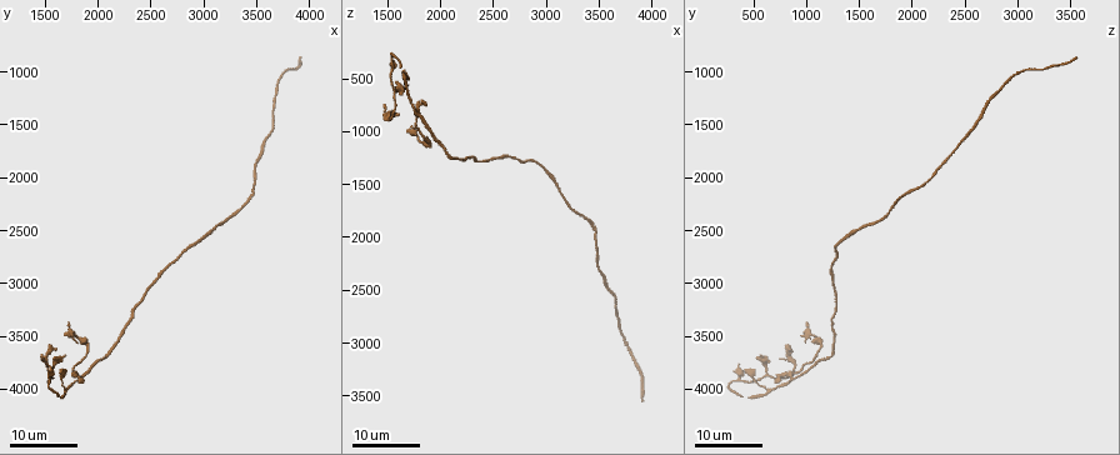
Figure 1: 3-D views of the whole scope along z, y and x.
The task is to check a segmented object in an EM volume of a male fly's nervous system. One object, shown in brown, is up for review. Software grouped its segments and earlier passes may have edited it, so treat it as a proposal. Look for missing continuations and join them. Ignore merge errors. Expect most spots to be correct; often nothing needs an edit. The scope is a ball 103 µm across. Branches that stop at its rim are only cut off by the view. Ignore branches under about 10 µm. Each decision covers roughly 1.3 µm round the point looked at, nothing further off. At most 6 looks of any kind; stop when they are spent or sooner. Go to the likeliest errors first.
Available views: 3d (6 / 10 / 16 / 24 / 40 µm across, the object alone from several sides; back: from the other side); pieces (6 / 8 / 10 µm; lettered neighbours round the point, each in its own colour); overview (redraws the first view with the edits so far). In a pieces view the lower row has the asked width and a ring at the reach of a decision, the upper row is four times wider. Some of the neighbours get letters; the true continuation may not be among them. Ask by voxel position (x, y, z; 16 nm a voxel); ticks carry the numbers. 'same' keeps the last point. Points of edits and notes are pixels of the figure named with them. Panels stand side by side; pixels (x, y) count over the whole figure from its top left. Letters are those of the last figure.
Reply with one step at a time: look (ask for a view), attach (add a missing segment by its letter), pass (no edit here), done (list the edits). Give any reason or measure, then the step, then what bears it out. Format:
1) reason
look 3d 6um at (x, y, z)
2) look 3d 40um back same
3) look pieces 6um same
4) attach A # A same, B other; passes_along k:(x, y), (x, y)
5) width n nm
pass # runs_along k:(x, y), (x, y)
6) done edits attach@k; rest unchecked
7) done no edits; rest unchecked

long arm stops here
look 3d 16um at (1520, 3600, 800)

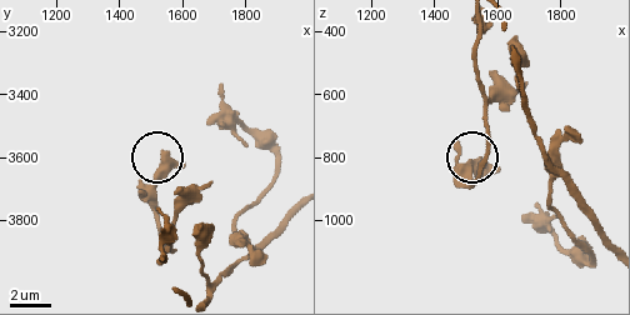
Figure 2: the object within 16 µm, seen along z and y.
look pieces 8um same

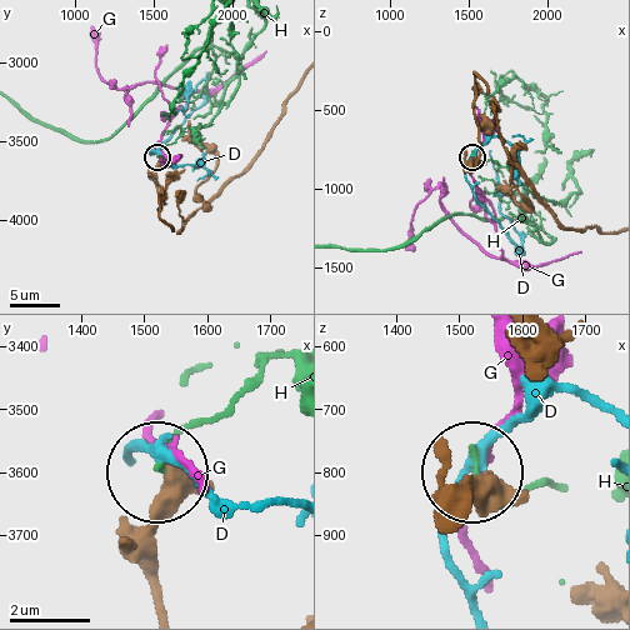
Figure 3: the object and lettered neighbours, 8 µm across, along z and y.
pass # D other, G other, H other; runs_along 3:(164, 609), (153, 509), (164, 471); no lettered segment goes on from it

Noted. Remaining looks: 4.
branch stops here
look 3d 16um at (1740, 3400, 1000)

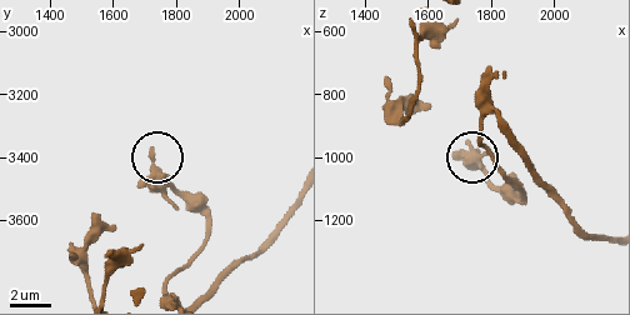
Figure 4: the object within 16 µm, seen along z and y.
look 3d 10um same

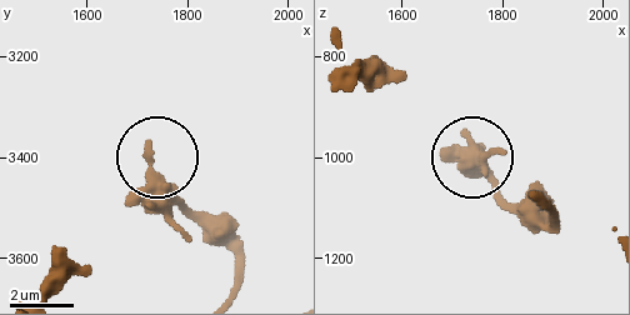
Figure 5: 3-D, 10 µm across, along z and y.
look pieces 6um same

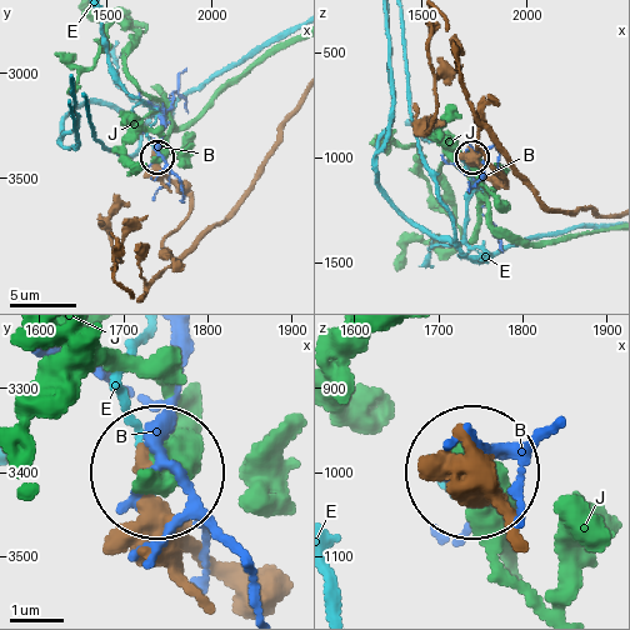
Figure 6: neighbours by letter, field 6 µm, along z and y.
pass # B other, E other, J other; runs_along 6:(209, 568), (151, 478); no lettered segment goes on from it

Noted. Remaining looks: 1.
done no edits; rest unchecked

